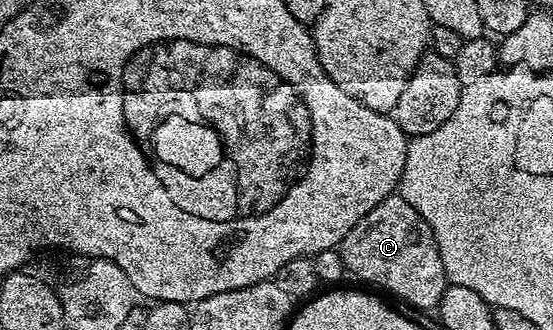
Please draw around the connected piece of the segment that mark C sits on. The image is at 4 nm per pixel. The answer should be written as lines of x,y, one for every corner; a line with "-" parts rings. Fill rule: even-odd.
400,194
383,198
383,202
375,206
375,210
367,210
367,214
363,214
363,218
359,218
355,226
351,226
351,230
339,245
339,251
345,263
345,271
350,277
358,276
365,283
362,285
372,286
374,289
382,288
377,290
382,293
390,292
391,295
406,300
413,310
436,309
437,303
443,298
447,281
443,270
443,258
439,258
435,234
431,234
431,226
427,226
419,210
415,210
415,206
411,206

